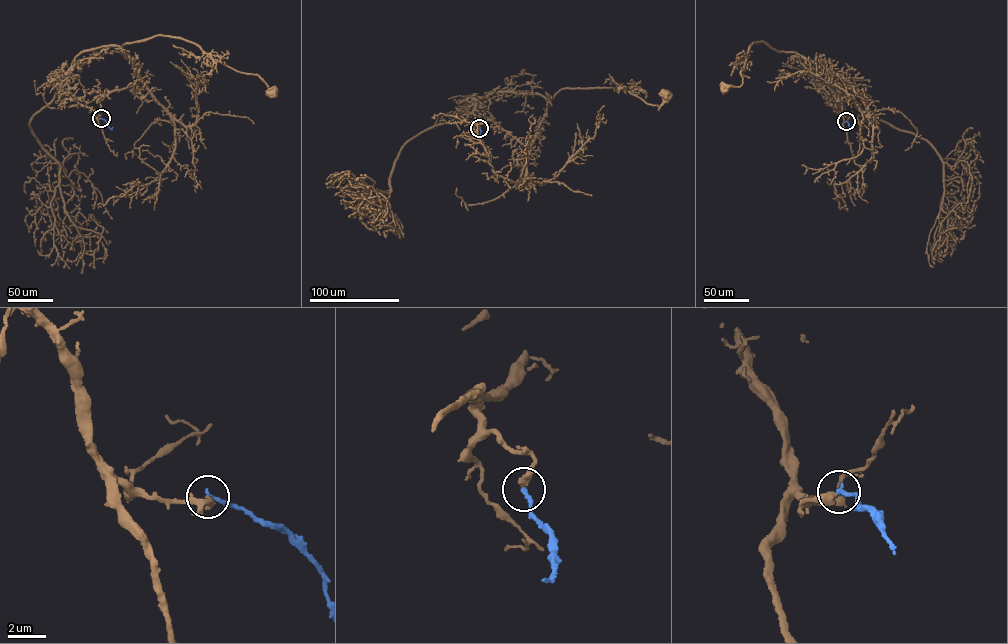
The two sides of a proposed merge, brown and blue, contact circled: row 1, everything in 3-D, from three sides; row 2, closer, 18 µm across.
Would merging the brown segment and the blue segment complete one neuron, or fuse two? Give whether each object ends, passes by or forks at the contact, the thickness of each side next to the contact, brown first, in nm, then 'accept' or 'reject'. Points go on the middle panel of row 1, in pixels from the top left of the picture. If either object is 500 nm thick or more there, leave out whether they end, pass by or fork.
brown ends; blue ends; calibres 360 and 240 nm; accept

